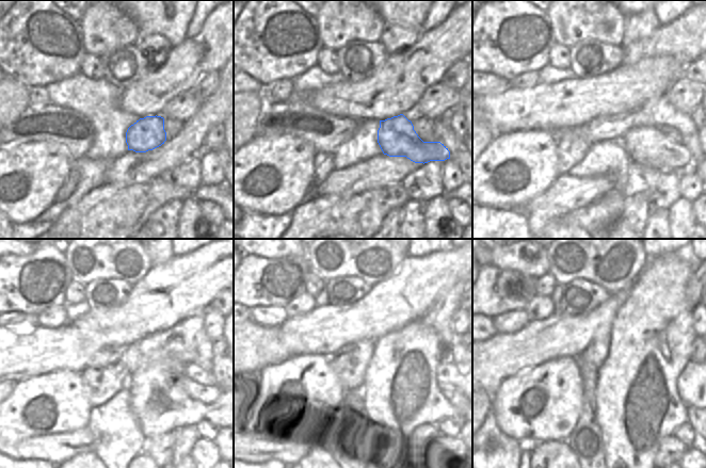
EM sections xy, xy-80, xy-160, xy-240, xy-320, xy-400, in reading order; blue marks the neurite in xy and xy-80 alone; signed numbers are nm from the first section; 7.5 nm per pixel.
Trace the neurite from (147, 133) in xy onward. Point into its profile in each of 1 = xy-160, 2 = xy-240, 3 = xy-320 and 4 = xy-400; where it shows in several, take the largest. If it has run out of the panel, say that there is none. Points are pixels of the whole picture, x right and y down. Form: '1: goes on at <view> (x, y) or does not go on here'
1: goes on at xy-160 (647, 146)
2: goes on at xy-240 (206, 394)
3: goes on at xy-320 (450, 396)
4: goes on at xy-400 (689, 408)

